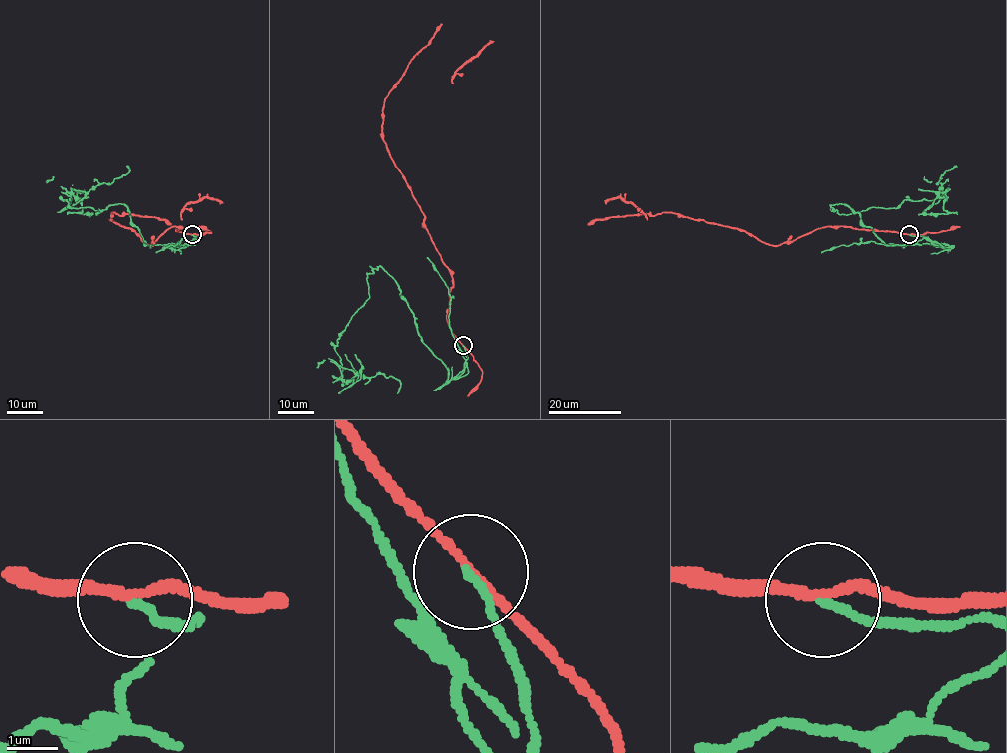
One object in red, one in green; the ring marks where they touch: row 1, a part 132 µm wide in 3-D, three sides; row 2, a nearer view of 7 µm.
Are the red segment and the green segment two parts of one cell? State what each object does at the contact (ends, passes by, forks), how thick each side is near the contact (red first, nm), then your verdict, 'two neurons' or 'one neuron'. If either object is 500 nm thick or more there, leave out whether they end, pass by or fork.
red passes by; green ends there; 150 nm thick on the red side, 150 nm on the other; two neurons

